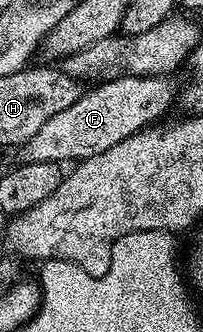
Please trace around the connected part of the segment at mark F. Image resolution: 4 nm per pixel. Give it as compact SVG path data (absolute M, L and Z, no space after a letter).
M116 74L105 79L97 88L84 90L72 106L50 118L32 138L19 145L19 159L25 164L30 162L79 162L118 146L135 132L155 125L160 116L178 100L178 84L166 76L129 76Z

